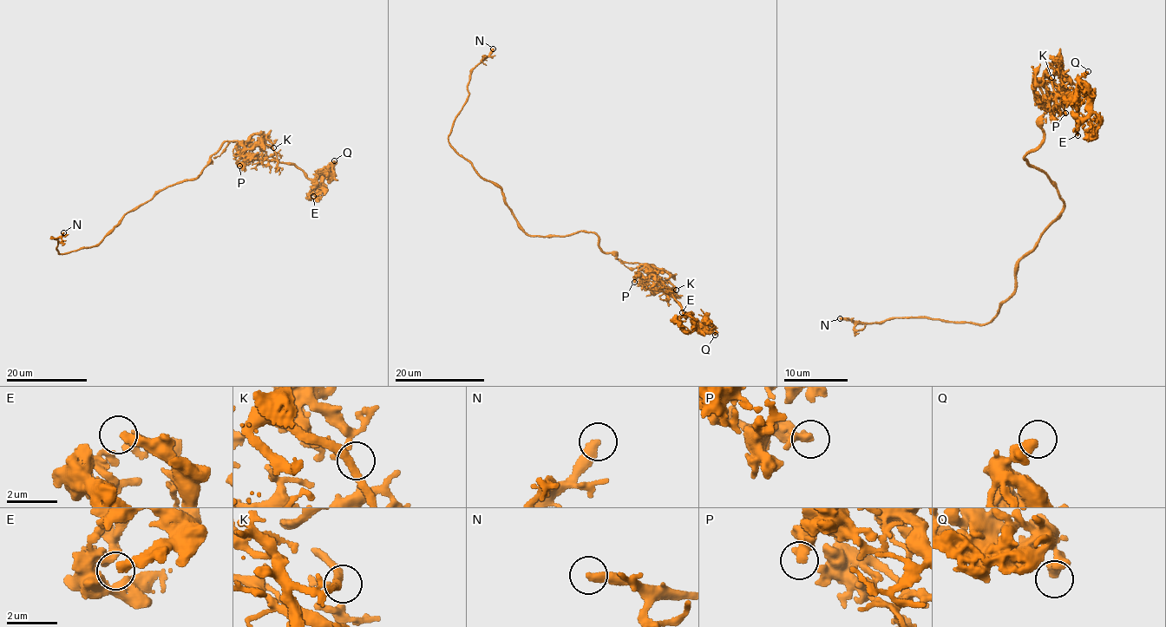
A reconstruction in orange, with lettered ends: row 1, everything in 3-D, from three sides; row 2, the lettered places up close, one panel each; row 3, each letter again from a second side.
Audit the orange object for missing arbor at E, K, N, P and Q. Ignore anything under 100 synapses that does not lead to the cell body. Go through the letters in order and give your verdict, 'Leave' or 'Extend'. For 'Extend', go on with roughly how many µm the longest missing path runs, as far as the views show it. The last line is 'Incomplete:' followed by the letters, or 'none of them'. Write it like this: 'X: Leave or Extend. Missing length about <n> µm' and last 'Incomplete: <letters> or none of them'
E: Leave
K: Leave
N: Extend. Missing length about 3 µm
P: Leave
Q: Leave
Incomplete: N

